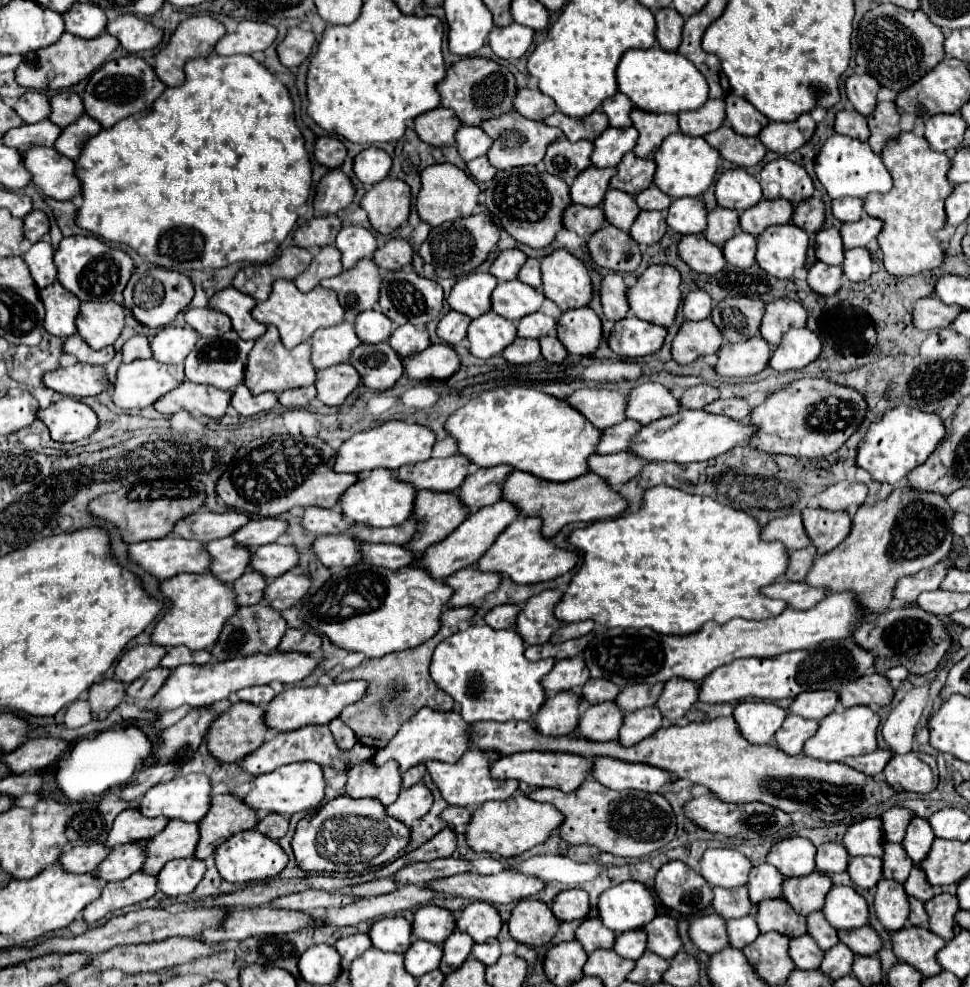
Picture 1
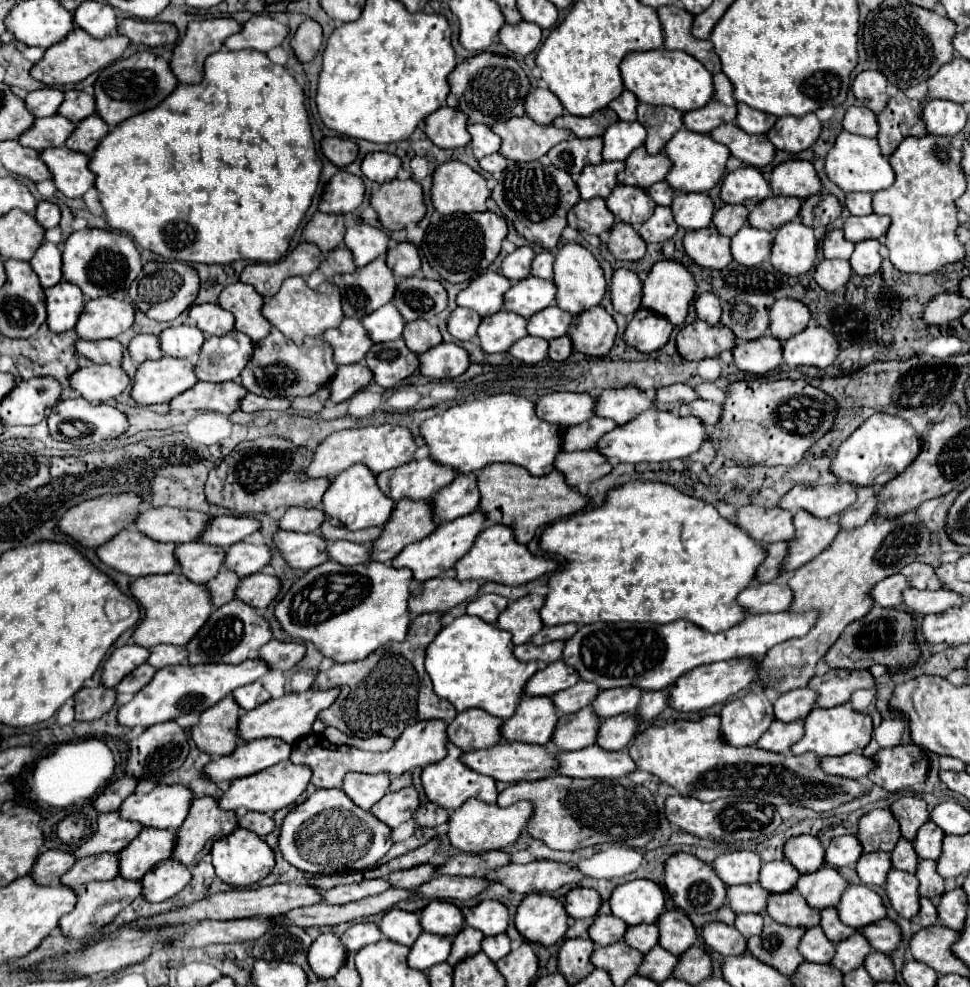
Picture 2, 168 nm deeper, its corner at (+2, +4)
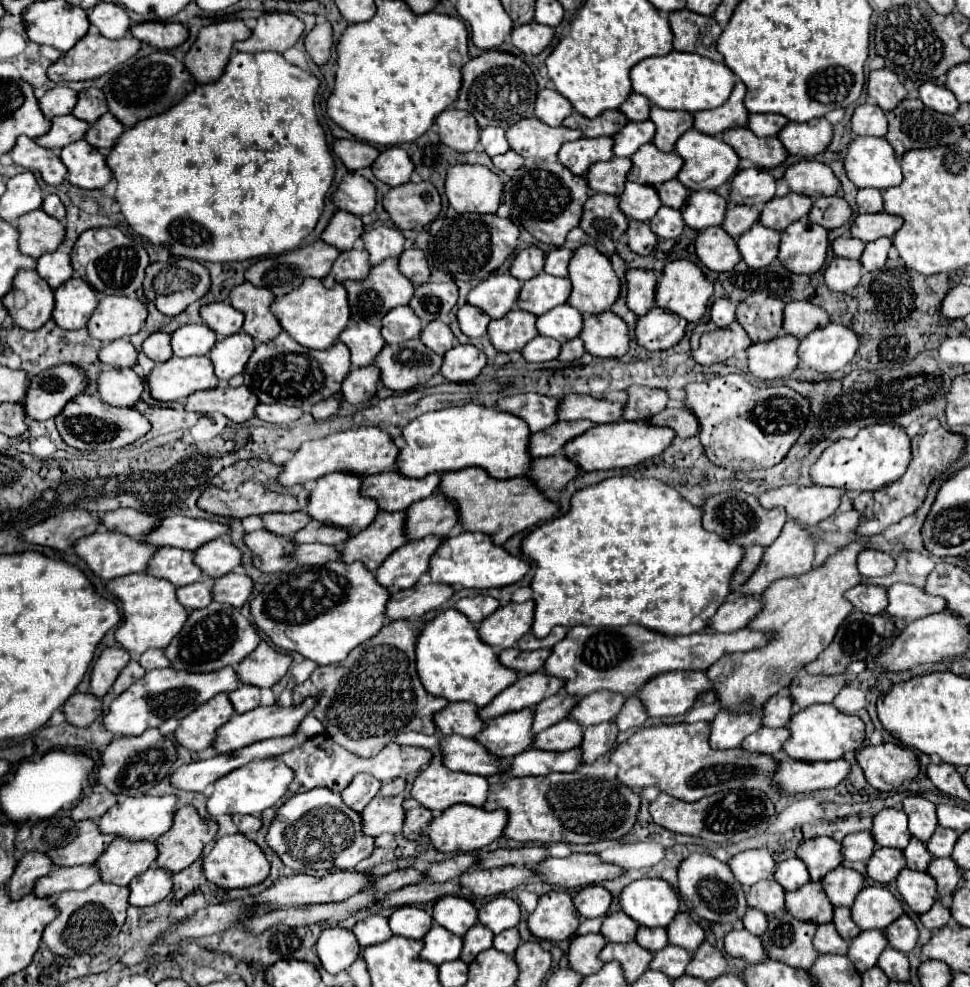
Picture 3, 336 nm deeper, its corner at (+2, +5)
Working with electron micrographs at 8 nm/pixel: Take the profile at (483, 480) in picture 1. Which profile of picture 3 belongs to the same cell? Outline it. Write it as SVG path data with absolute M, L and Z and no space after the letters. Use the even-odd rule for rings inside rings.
M432 494L422 502L414 502L406 510L406 538L408 540L422 540L426 536L448 538L450 532L458 524L458 512L454 502L446 502L442 494Z

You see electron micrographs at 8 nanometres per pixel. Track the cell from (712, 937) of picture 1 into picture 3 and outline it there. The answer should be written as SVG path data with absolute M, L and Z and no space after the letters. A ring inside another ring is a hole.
M732 930L724 936L724 946L726 946L726 954L734 956L734 958L742 958L748 964L758 964L758 962L766 962L766 950L760 942L758 936L750 934L748 930Z

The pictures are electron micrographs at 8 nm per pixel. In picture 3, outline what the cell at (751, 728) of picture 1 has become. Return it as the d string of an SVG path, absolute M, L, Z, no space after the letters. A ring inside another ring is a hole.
M720 710L710 726L710 748L724 750L724 748L738 748L742 740L758 730L762 710L754 710L748 714L732 714L726 710Z

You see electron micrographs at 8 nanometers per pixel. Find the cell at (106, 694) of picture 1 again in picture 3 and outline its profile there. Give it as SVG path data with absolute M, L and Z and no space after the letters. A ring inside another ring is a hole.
M74 692L62 706L66 722L72 726L90 726L102 714L102 702L92 694Z

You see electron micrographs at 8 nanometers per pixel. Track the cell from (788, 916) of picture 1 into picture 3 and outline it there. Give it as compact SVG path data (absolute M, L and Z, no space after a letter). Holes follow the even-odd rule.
M808 882L794 892L786 892L786 910L794 918L814 924L826 924L834 918L834 906L826 898L820 882Z

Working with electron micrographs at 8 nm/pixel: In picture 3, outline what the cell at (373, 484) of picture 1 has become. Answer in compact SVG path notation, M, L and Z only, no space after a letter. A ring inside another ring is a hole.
M332 472L332 474L318 478L316 488L312 488L310 496L308 496L310 518L314 518L326 526L350 530L352 534L370 526L378 514L378 504L374 504L374 500L360 494L360 484L362 484L360 476L346 474L346 472Z

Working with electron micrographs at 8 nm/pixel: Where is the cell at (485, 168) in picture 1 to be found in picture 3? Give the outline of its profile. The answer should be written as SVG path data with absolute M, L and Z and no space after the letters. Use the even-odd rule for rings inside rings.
M510 150L508 154L496 156L496 158L492 158L492 160L494 160L494 166L500 168L500 170L504 170L504 172L508 172L508 170L518 170L518 166L524 164L524 158L518 156L518 154L512 152L512 150Z

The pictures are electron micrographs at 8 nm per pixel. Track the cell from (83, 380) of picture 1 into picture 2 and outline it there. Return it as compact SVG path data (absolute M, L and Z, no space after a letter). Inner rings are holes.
M88 363L80 367L74 375L70 375L70 385L88 401L106 401L120 395L128 385L130 379L120 367L112 365L96 365Z

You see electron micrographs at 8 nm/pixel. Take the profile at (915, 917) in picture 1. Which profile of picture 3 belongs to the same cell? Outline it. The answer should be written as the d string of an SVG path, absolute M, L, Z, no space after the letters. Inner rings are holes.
M936 902L926 914L920 916L920 920L928 930L934 932L934 930L940 930L942 926L946 926L952 920L952 914L944 902Z

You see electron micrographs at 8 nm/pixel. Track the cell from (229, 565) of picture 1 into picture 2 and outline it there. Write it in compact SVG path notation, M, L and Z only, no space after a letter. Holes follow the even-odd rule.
M202 541L180 543L176 547L176 557L180 563L180 573L194 583L208 583L222 569L224 549L218 545L206 545Z

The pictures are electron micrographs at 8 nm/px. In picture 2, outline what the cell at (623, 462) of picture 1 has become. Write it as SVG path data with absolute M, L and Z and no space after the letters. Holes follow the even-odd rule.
M594 449L562 453L556 457L554 467L564 473L566 483L572 487L576 487L580 483L590 485L614 469L612 463L602 453L598 453Z

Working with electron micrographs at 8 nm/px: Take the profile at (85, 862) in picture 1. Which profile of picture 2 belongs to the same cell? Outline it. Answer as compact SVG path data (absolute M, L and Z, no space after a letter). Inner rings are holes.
M50 849L42 853L32 867L32 877L40 885L52 885L56 883L70 867L76 863L74 853L70 851L60 851L60 849Z

